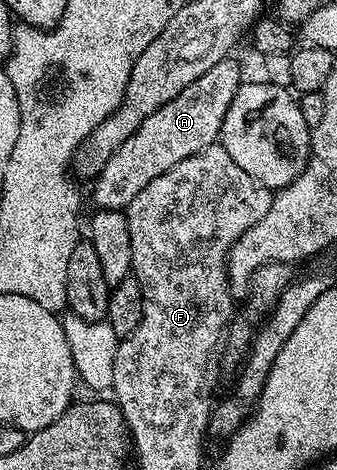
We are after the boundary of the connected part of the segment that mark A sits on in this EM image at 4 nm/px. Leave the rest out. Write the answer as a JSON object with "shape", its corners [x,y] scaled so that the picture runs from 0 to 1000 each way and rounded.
{"shape":[[[674,123],[647,132],[611,157],[552,183],[522,209],[507,209],[504,217],[433,251],[409,277],[350,313],[270,394],[273,426],[288,445],[368,447],[457,379],[493,370],[493,362],[528,353],[528,345],[588,330],[650,300],[671,234],[682,230],[682,217],[718,177],[712,145],[691,128]]]}

